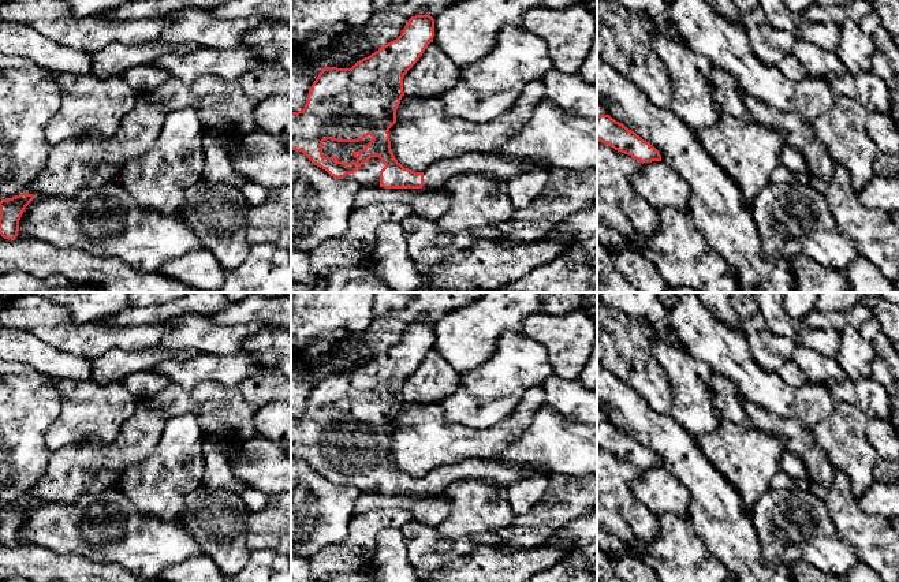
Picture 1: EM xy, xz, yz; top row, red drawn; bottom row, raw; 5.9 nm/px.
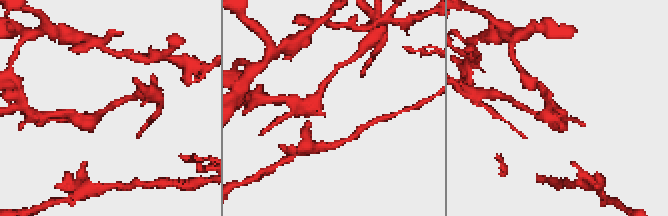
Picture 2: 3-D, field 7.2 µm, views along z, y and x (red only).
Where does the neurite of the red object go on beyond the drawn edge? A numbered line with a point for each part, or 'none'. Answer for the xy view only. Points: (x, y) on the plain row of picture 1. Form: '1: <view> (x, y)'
none

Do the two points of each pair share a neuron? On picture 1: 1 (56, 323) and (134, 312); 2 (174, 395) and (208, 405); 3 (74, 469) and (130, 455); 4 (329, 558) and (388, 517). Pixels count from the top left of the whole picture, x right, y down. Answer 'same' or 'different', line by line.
1: different
2: same
3: same
4: same

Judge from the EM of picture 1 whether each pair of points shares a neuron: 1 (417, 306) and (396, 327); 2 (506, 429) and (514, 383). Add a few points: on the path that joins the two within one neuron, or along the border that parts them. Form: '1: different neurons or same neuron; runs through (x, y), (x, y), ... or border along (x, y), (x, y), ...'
1: same neuron; runs through (411, 312), (402, 321)
2: different neurons; border along (528, 391), (506, 418), (478, 429)

